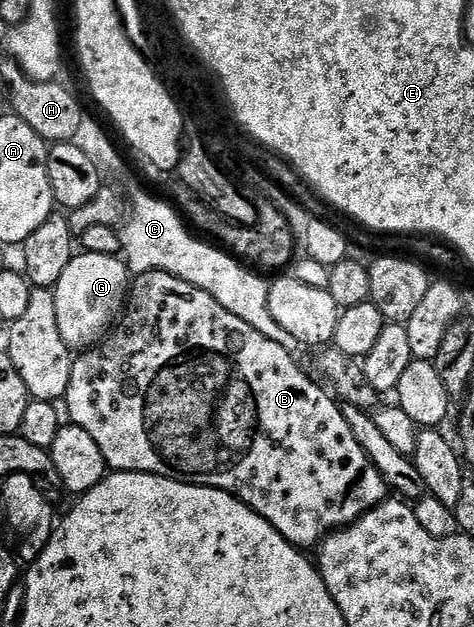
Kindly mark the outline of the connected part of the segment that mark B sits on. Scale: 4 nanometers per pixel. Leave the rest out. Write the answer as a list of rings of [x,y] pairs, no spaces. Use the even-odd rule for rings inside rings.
[[[164,270],[140,273],[133,278],[124,312],[113,326],[112,332],[93,349],[85,350],[77,358],[64,404],[70,412],[69,420],[92,435],[111,470],[120,473],[154,473],[158,477],[173,477],[192,485],[222,489],[225,493],[235,494],[262,517],[271,521],[292,544],[299,547],[314,544],[317,546],[331,531],[355,524],[363,513],[383,500],[384,478],[374,468],[364,447],[356,439],[351,418],[342,414],[343,406],[313,376],[310,378],[298,366],[297,359],[282,345],[281,340],[266,337],[255,326],[240,319],[233,310],[218,302],[208,290],[185,282]]]

